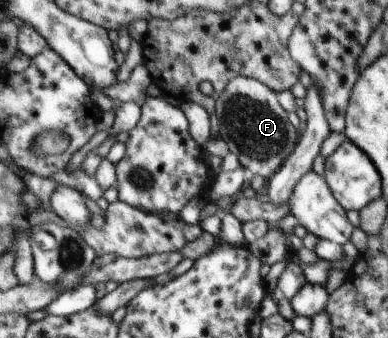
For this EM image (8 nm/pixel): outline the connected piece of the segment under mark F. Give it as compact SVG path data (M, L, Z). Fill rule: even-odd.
M237 76L231 79L216 99L219 133L230 153L254 175L269 179L295 149L300 132L289 122L277 94L255 78Z

